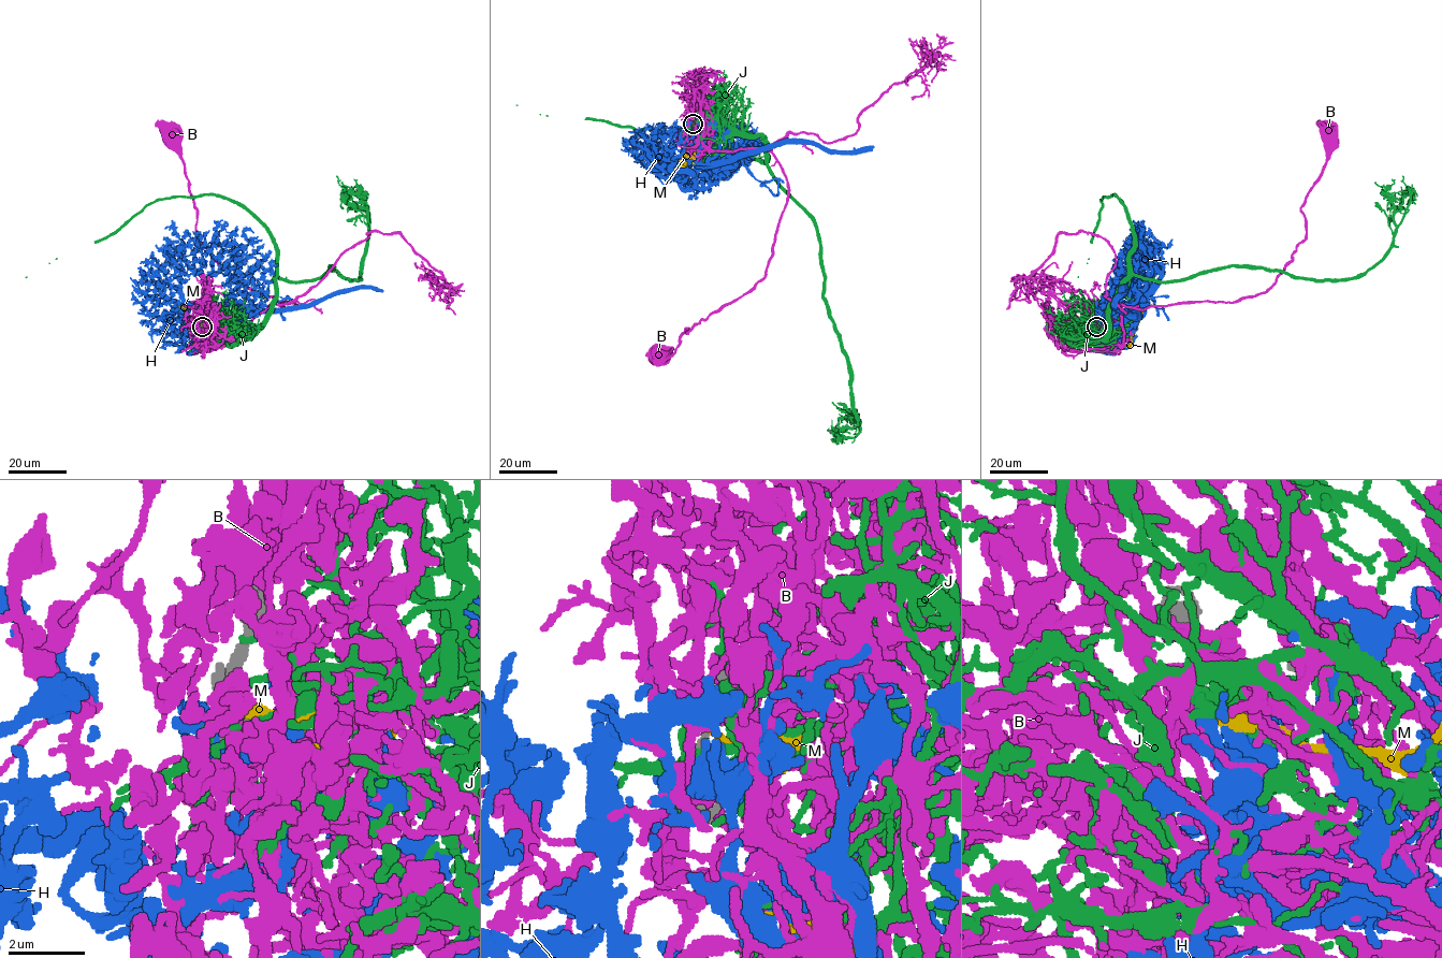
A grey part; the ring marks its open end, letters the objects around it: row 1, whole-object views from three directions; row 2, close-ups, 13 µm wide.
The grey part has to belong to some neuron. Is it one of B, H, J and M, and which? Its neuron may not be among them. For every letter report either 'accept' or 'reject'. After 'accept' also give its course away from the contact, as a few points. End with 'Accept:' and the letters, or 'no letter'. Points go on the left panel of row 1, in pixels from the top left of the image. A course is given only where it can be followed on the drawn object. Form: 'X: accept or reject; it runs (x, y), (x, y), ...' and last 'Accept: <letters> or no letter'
B: accept; it runs (202, 327), (204, 339), (218, 345), (270, 305), (297, 305), (239, 282), (197, 238), (183, 158), (165, 138)
H: reject
J: reject
M: reject
Accept: B

